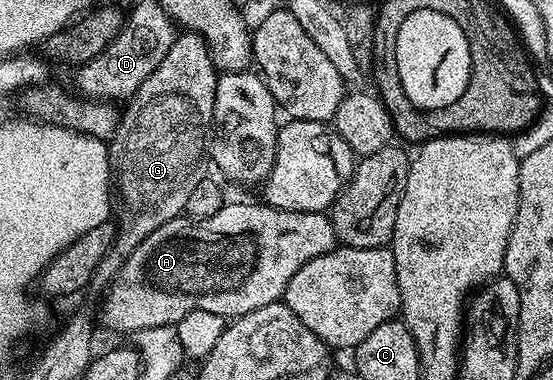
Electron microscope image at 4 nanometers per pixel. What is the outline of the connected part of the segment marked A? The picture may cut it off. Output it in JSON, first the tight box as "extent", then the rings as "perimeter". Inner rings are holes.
{"extent":[99,203,337,335],"perimeter":[[[226,203],[218,215],[210,215],[210,219],[193,221],[181,215],[158,227],[158,231],[142,239],[140,246],[124,260],[124,266],[111,278],[102,297],[104,310],[99,310],[99,324],[116,333],[134,335],[150,327],[175,326],[190,311],[201,309],[231,319],[258,311],[258,307],[266,307],[266,303],[281,300],[288,281],[294,279],[298,270],[306,267],[310,259],[318,259],[318,255],[326,255],[337,248],[336,232],[327,212],[286,211],[267,203],[259,204]]]}

